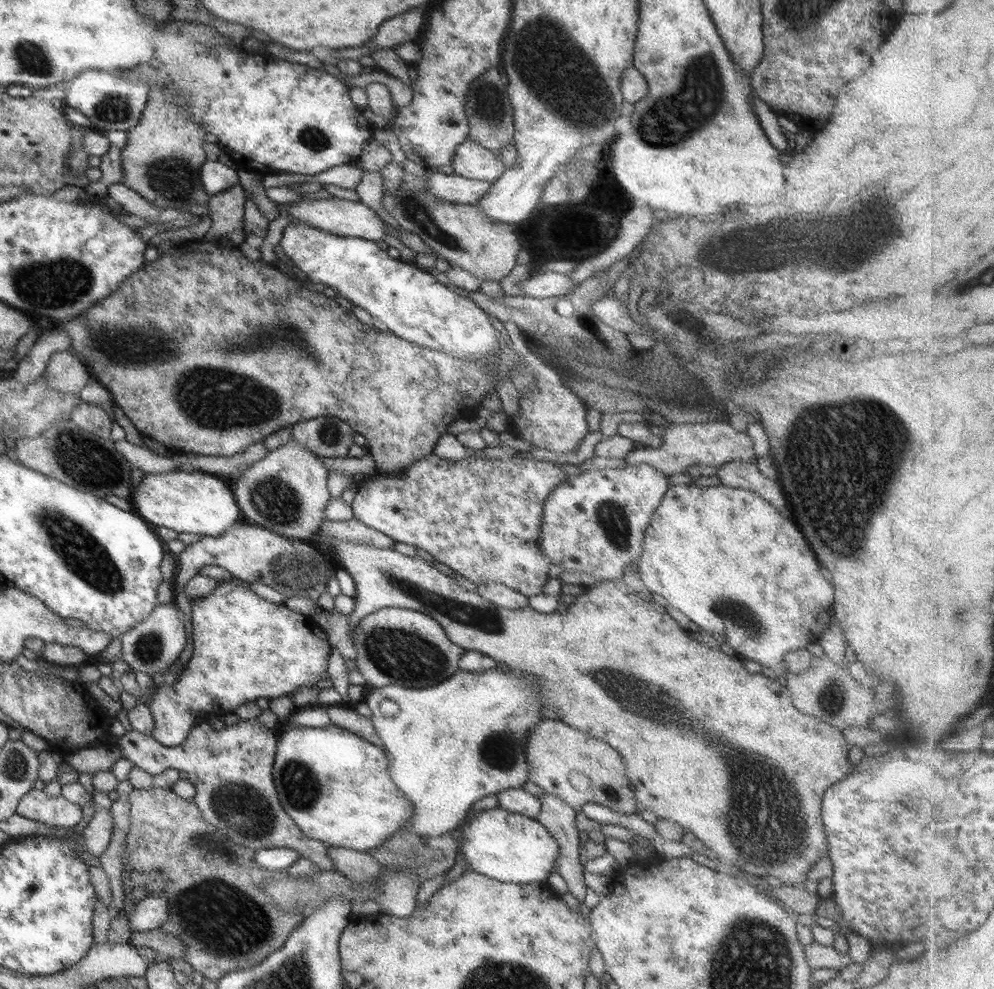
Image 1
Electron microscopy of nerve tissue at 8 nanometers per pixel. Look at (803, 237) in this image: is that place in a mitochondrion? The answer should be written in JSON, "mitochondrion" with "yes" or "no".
{"mitochondrion":"yes"}

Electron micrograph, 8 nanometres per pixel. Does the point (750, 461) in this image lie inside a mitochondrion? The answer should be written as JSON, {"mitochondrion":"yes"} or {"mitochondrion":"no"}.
{"mitochondrion":"no"}

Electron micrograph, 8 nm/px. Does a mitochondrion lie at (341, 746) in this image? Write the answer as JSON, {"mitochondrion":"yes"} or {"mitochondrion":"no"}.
{"mitochondrion":"no"}

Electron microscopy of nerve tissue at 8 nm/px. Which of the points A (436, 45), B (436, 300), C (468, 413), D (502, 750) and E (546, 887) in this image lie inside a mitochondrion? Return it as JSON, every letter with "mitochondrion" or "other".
{"A":"other","B":"other","C":"other","D":"mitochondrion","E":"other"}

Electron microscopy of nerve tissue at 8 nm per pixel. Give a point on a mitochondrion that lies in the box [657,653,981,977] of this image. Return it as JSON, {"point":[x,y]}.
{"point":[787,830]}

